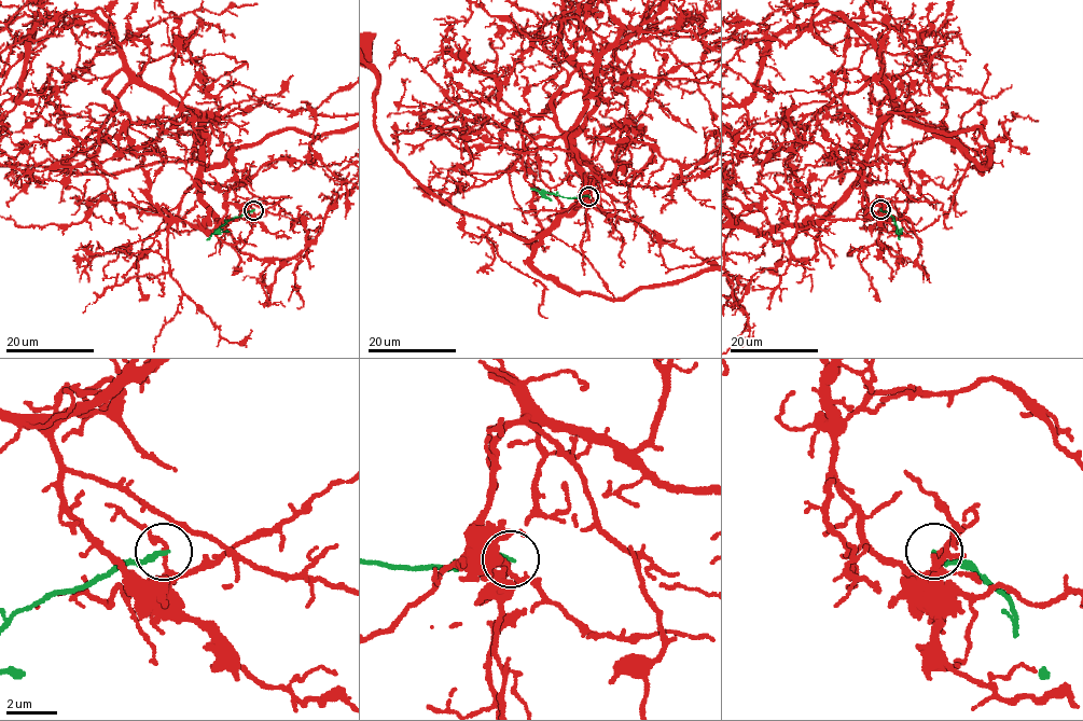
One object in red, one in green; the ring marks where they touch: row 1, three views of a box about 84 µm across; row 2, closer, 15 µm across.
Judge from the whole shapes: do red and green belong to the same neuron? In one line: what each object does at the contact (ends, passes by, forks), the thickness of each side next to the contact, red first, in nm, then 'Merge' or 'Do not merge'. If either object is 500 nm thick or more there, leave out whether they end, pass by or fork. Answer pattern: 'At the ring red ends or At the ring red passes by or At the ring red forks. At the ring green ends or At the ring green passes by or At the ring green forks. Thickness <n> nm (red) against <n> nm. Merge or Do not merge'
At the ring red passes by. At the ring green ends. Thickness 140 nm (red) against 200 nm. Do not merge

